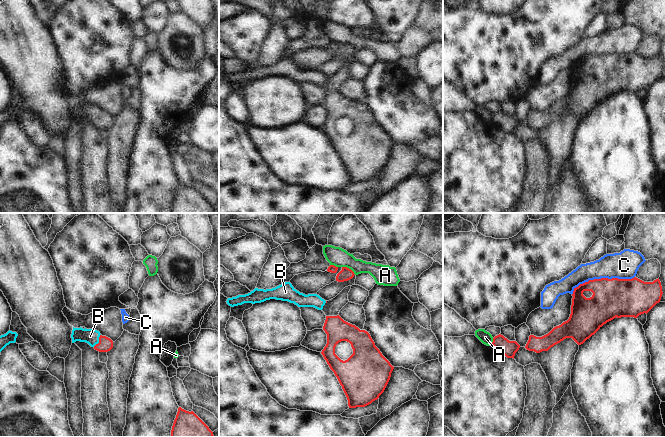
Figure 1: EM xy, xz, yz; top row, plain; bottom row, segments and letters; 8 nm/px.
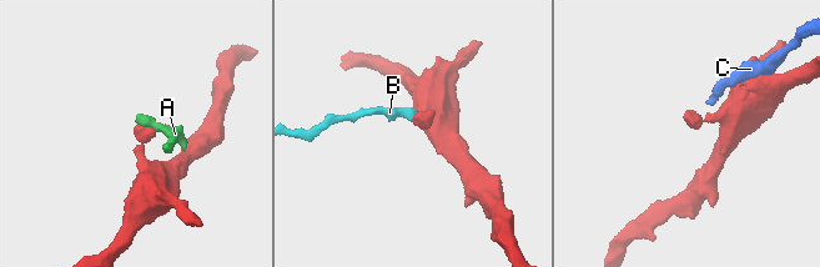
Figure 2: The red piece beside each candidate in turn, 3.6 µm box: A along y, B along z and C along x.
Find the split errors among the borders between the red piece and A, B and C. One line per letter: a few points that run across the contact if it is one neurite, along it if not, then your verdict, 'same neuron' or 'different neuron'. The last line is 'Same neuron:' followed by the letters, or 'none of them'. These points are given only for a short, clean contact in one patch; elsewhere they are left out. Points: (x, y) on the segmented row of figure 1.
A: xz (342, 266), (348, 267), (355, 274) | different neuron
B: xy (105, 344), (99, 341), (90, 336) | same neuron
C: different neuron
Same neuron: B

